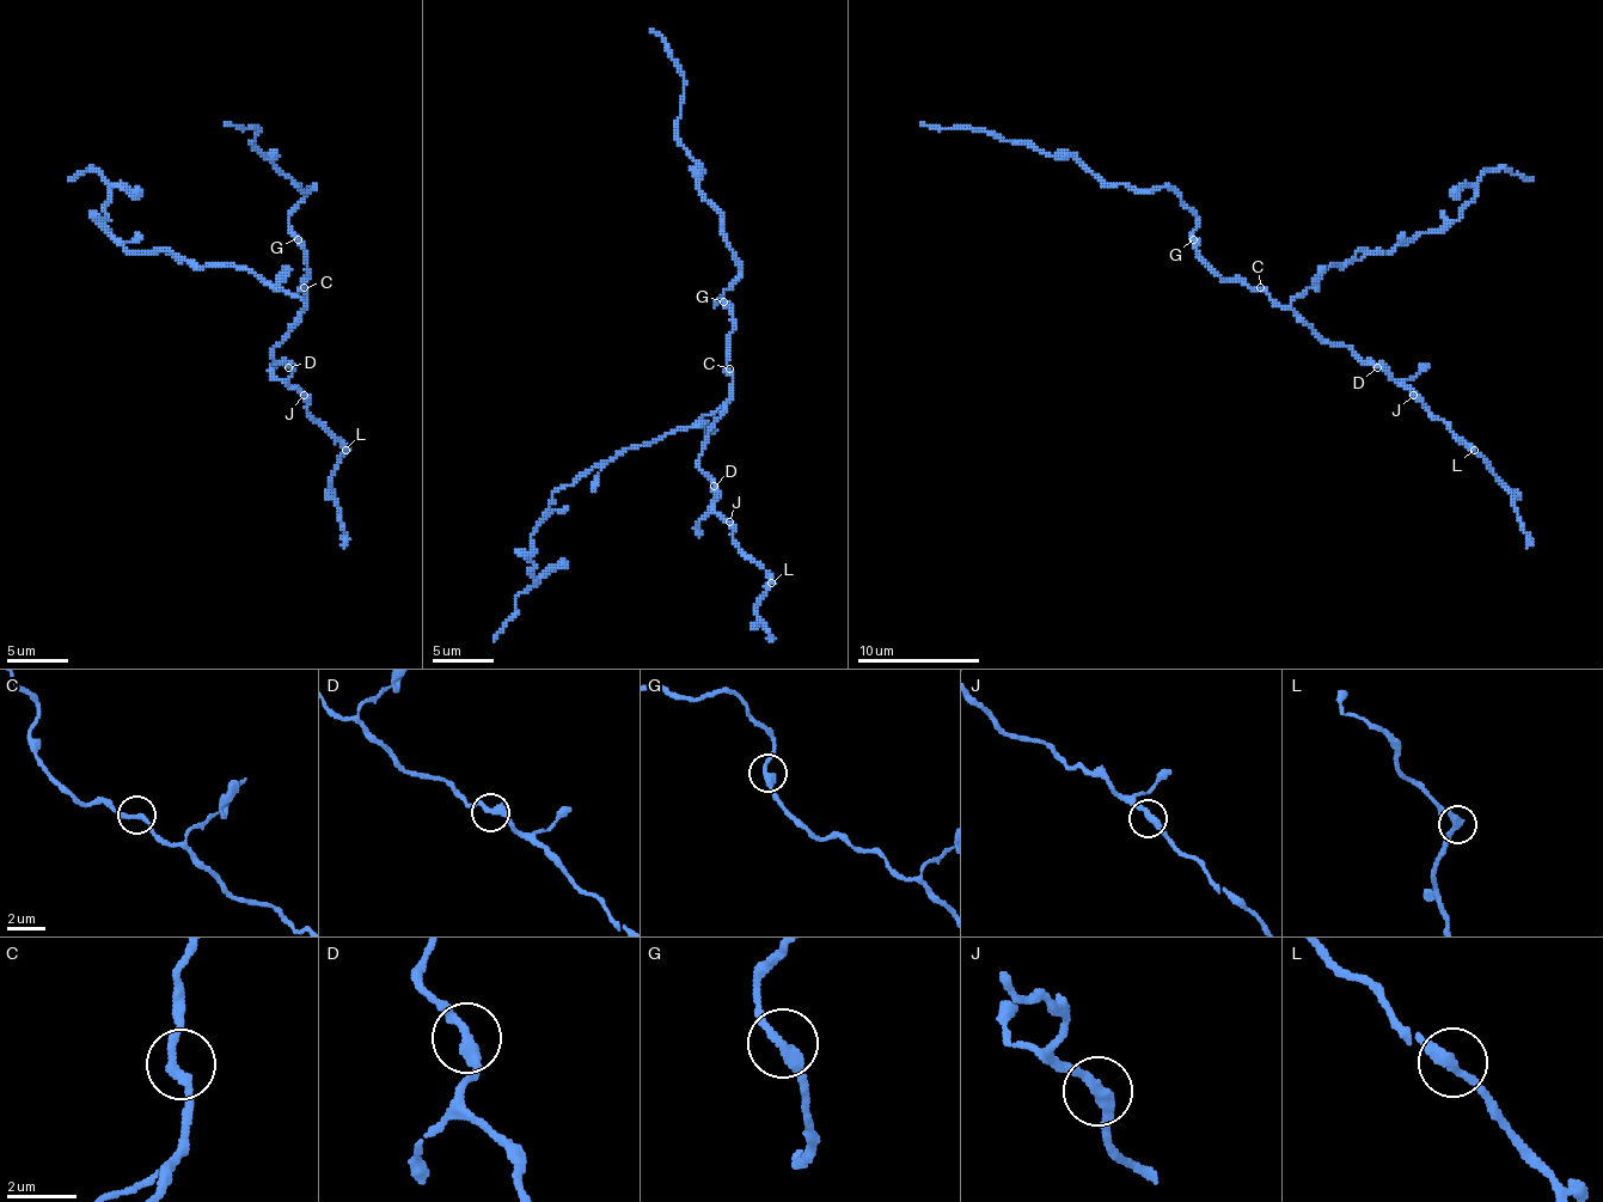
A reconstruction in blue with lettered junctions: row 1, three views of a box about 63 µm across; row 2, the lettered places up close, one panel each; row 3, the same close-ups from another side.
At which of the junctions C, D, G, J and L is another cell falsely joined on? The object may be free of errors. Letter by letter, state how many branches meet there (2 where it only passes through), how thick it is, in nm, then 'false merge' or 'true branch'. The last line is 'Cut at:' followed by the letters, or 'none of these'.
C: branches 2; calibre 260 nm; true branch
D: branches 2; calibre 320 nm; true branch
G: branches 2; calibre 320 nm; true branch
J: branches 2; calibre 320 nm; true branch
L: branches 2; calibre 320 nm; true branch
Cut at: none of these

